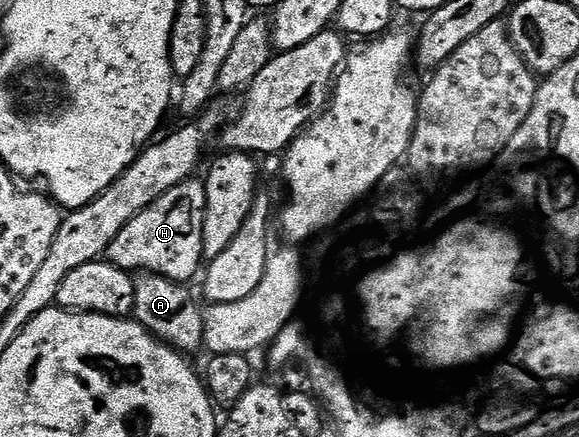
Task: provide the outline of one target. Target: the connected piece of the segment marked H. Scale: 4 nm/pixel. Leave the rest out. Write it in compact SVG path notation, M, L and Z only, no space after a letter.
M192 178L183 180L177 186L173 186L165 194L151 203L145 210L141 210L129 221L117 234L117 238L111 240L105 253L106 259L110 263L116 264L119 268L124 268L127 272L138 274L142 271L152 272L158 276L164 276L170 280L180 282L191 282L191 279L200 271L204 263L203 254L203 219L205 218L205 183L202 179Z

